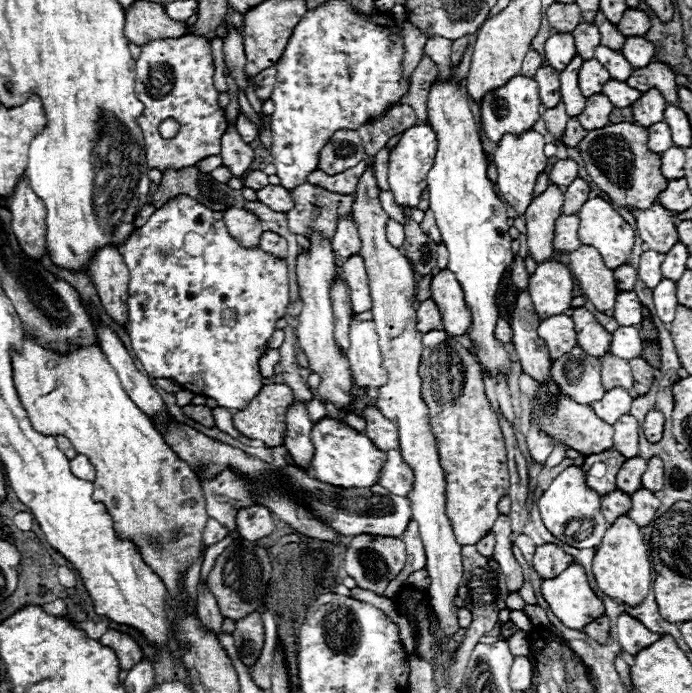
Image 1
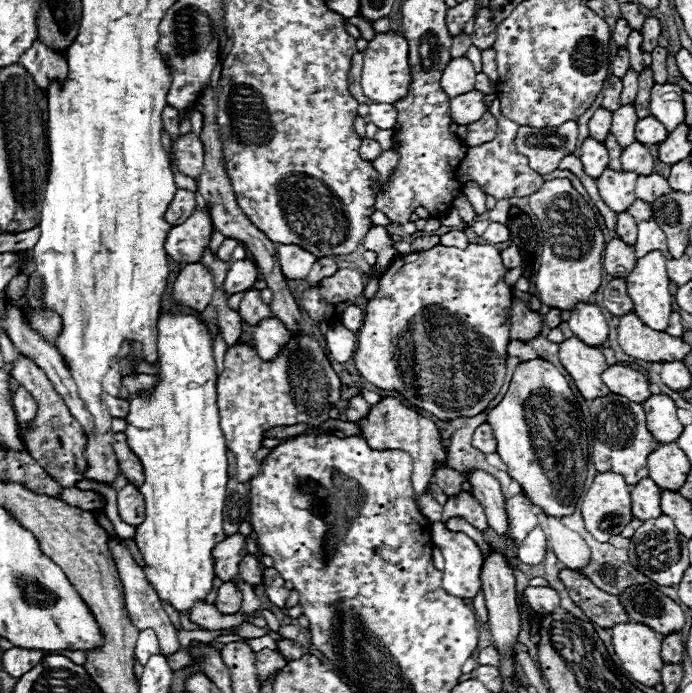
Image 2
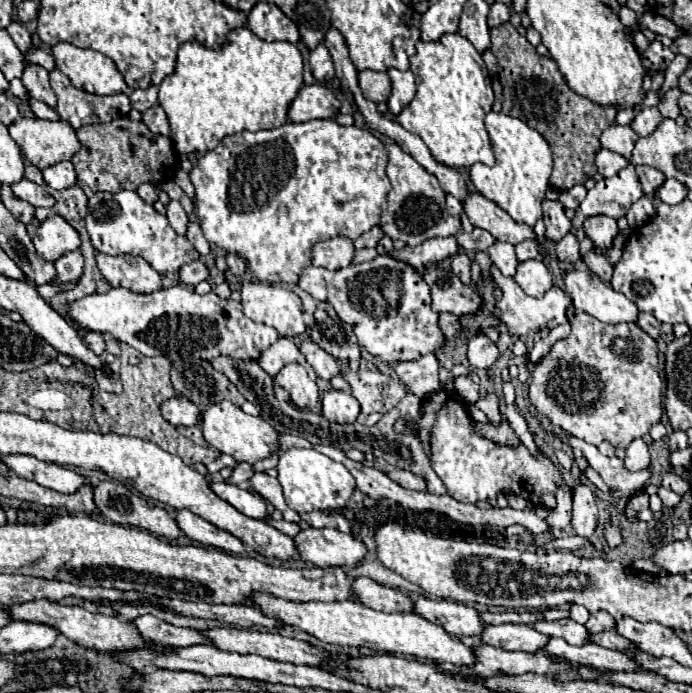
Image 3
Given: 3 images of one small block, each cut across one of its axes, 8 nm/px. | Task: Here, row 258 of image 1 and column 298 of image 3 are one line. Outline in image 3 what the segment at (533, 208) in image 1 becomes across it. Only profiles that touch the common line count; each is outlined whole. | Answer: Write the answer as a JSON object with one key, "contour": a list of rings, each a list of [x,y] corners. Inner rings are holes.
{"contour":[[[306,528],[296,538],[300,558],[318,568],[356,566],[364,560],[368,548],[362,540],[342,534],[334,528]]]}

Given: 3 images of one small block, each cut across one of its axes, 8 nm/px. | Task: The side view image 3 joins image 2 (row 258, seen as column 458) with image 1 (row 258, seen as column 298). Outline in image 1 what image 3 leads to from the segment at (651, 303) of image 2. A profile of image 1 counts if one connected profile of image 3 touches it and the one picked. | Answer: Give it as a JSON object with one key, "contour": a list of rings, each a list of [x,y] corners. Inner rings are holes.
{"contour":[[[590,198],[582,204],[580,212],[580,226],[578,226],[578,238],[582,244],[586,246],[594,246],[600,256],[604,258],[606,268],[616,270],[622,264],[628,264],[628,256],[632,252],[634,240],[636,240],[636,232],[630,228],[630,224],[614,210],[614,206],[602,198]]]}

